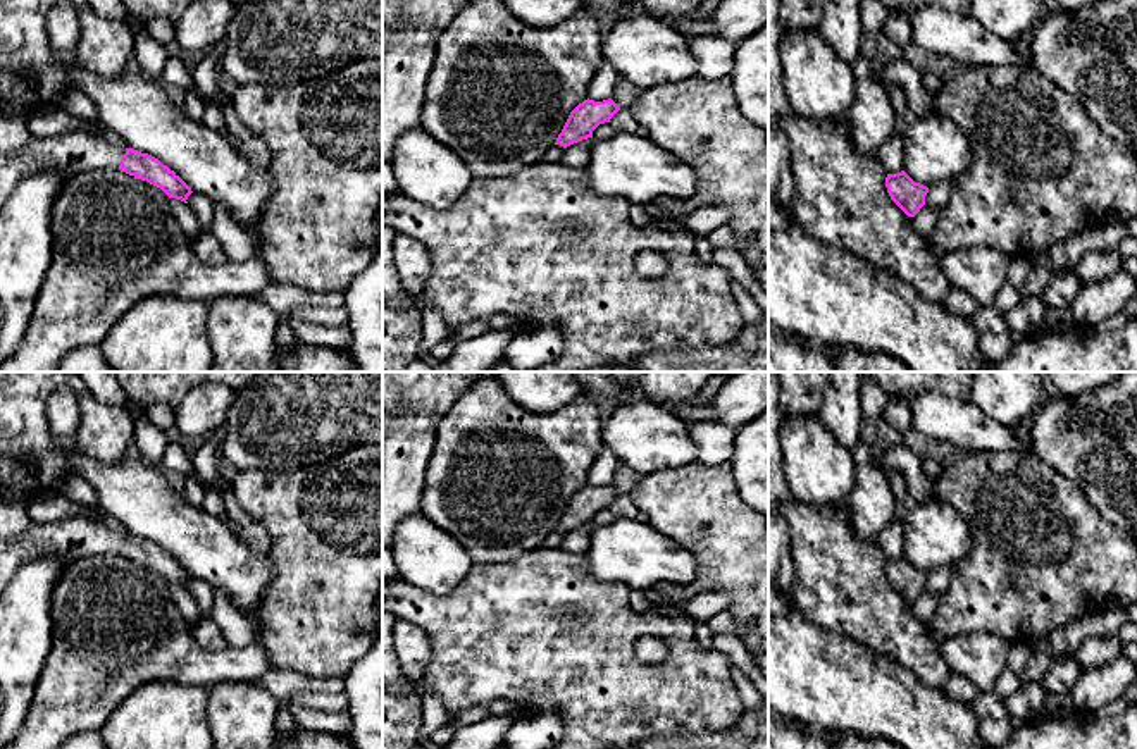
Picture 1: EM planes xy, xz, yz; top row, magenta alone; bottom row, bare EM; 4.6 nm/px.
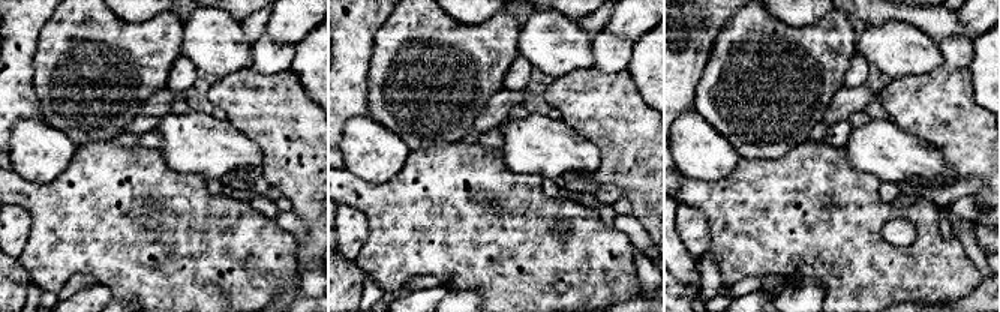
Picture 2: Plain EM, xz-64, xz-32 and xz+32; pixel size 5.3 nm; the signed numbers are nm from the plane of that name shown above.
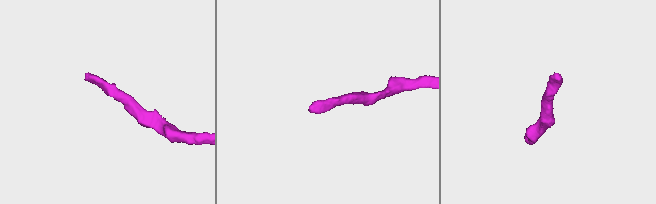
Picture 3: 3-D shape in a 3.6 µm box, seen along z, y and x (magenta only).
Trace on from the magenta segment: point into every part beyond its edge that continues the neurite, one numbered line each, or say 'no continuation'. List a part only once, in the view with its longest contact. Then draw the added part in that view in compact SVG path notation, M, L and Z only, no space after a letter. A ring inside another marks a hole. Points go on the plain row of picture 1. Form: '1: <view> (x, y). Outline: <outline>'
1: xy (71, 539). Outline: M65 518L60 522L34 523L16 537L0 537L0 596L31 560L55 556L78 561L96 554L119 556L126 532L114 532L100 520Z

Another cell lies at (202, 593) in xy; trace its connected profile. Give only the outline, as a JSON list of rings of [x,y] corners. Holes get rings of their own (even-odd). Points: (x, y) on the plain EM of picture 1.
[[[191,579],[186,587],[191,592],[191,596],[195,597],[202,615],[208,616],[212,611],[212,603],[214,603],[212,587],[207,582],[198,580],[198,579]]]

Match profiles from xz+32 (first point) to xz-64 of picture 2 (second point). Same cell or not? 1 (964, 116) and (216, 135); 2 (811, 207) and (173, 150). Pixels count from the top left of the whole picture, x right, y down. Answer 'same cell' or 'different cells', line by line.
1: different cells
2: different cells

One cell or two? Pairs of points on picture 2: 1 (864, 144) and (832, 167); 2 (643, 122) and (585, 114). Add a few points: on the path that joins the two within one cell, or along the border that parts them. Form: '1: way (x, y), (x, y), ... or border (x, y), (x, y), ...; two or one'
1: border (843, 147), (855, 168), (876, 177); two
2: way (628, 122), (618, 122), (610, 114), (600, 114); one

